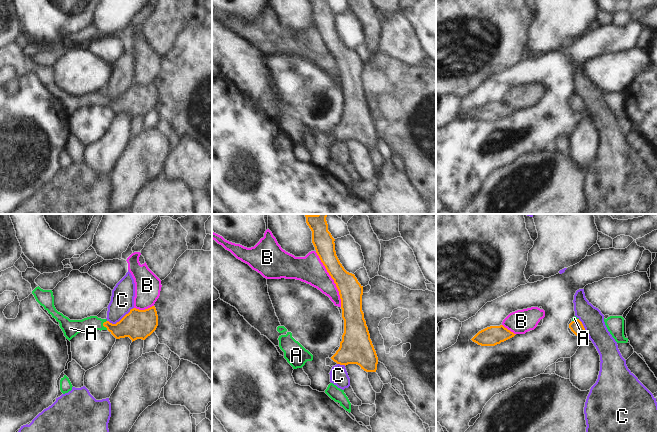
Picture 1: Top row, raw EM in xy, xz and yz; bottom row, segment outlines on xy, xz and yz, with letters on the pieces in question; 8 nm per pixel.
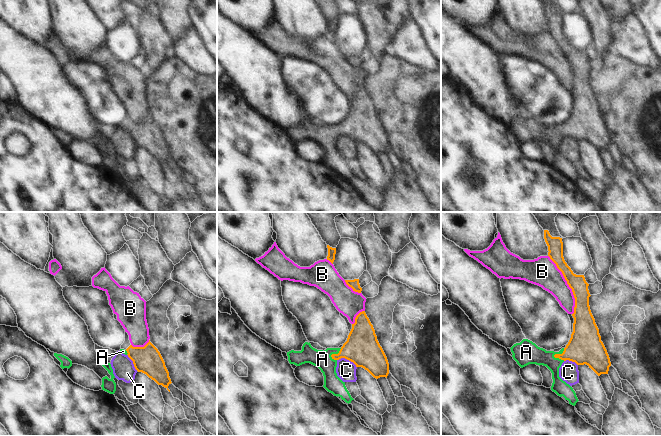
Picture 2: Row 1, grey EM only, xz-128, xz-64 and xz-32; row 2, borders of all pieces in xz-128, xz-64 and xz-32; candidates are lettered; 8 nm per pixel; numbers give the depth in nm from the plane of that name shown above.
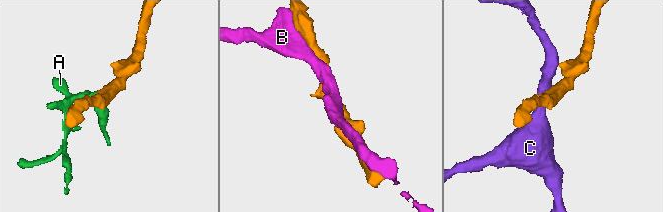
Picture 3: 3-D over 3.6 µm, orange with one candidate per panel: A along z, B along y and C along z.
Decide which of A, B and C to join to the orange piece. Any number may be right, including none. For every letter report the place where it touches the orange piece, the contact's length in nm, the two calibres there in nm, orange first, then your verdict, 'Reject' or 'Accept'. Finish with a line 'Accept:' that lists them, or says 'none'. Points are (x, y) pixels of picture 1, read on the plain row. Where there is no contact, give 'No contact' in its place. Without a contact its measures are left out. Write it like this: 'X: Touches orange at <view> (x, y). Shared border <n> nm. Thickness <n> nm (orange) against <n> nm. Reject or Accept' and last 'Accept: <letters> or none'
A: Touches orange at xy (103, 101). Shared border 80 nm. Thickness 220 nm (orange) against 130 nm. Accept
B: Touches orange at xz (332, 54). Shared border 480 nm. Thickness 190 nm (orange) against 220 nm. Reject
C: Touches orange at xy (121, 95). Shared border 240 nm. Thickness 240 nm (orange) against 190 nm. Reject
Accept: A

